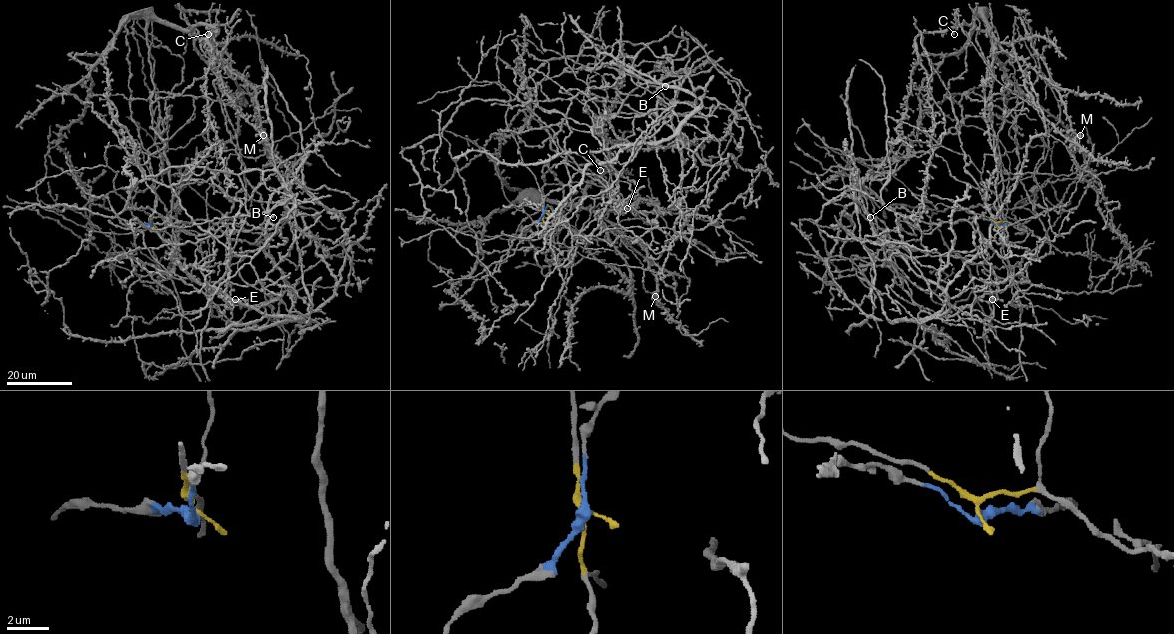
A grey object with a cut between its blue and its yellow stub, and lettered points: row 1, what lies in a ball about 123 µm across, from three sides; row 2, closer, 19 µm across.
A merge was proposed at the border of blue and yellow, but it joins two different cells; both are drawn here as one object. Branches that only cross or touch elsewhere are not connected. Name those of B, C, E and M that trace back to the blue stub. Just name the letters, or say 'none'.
B, E

